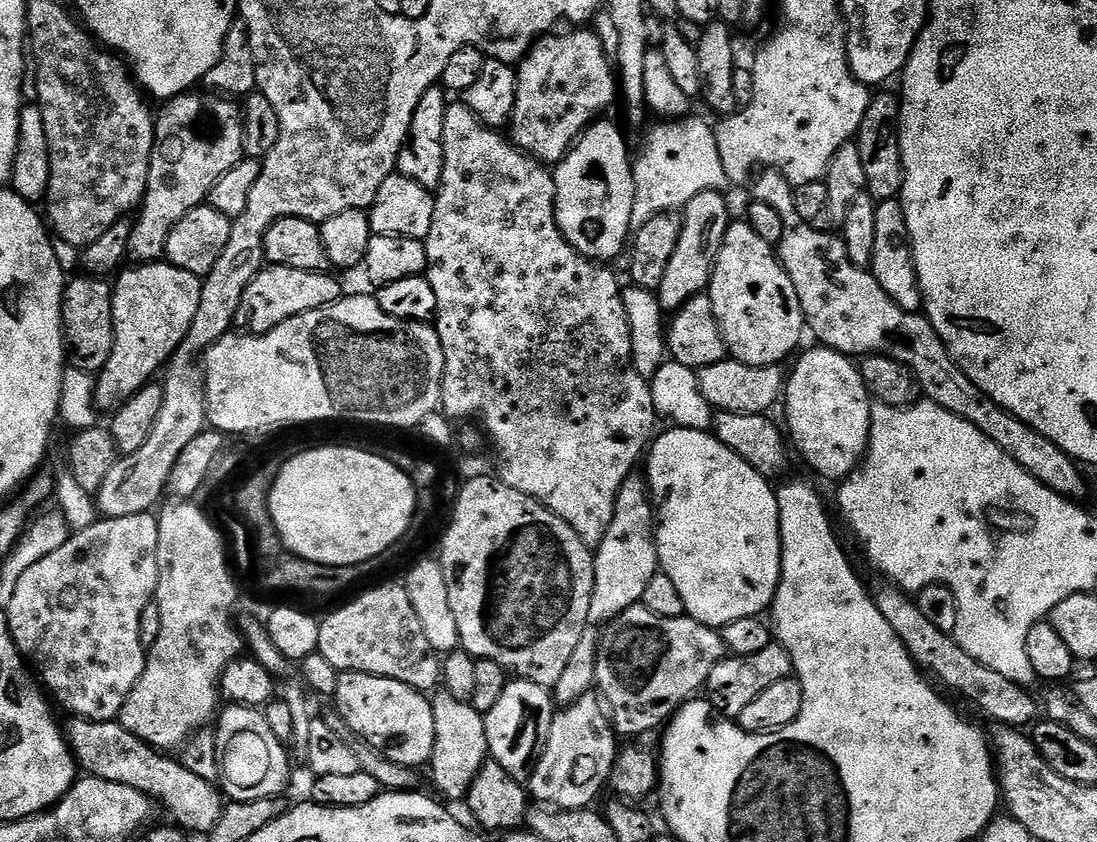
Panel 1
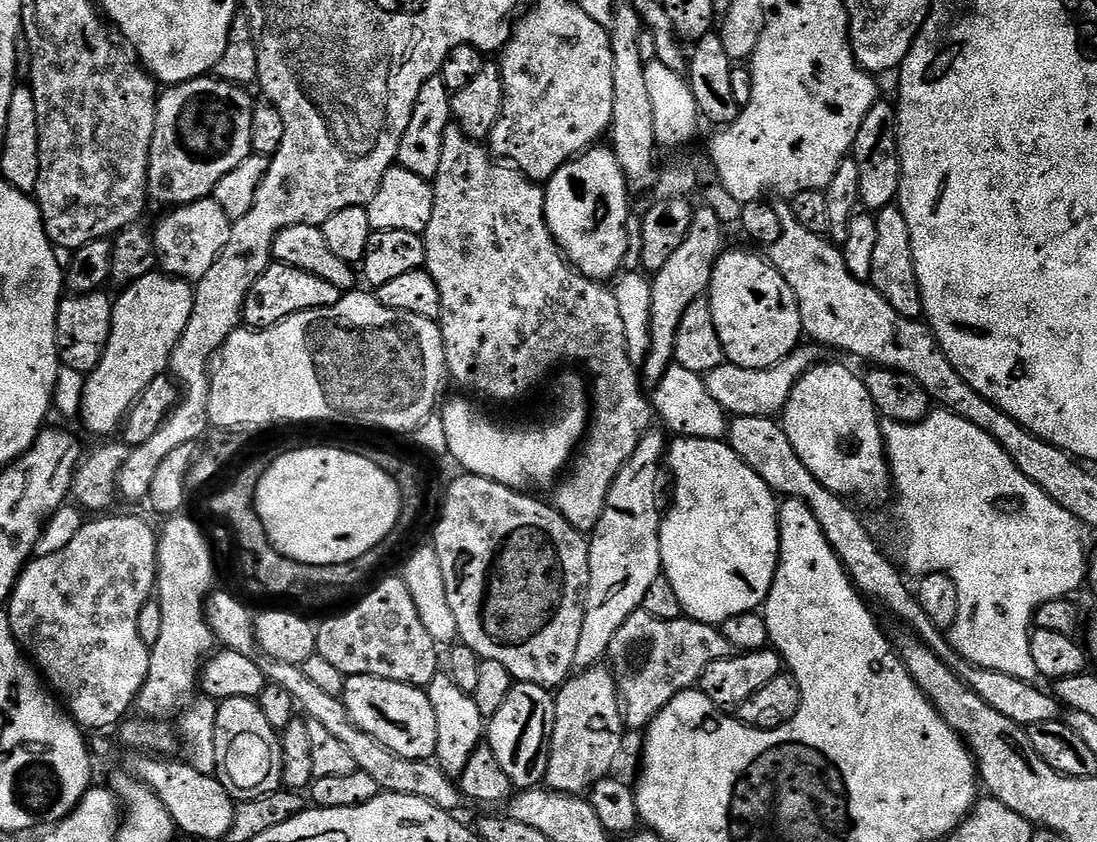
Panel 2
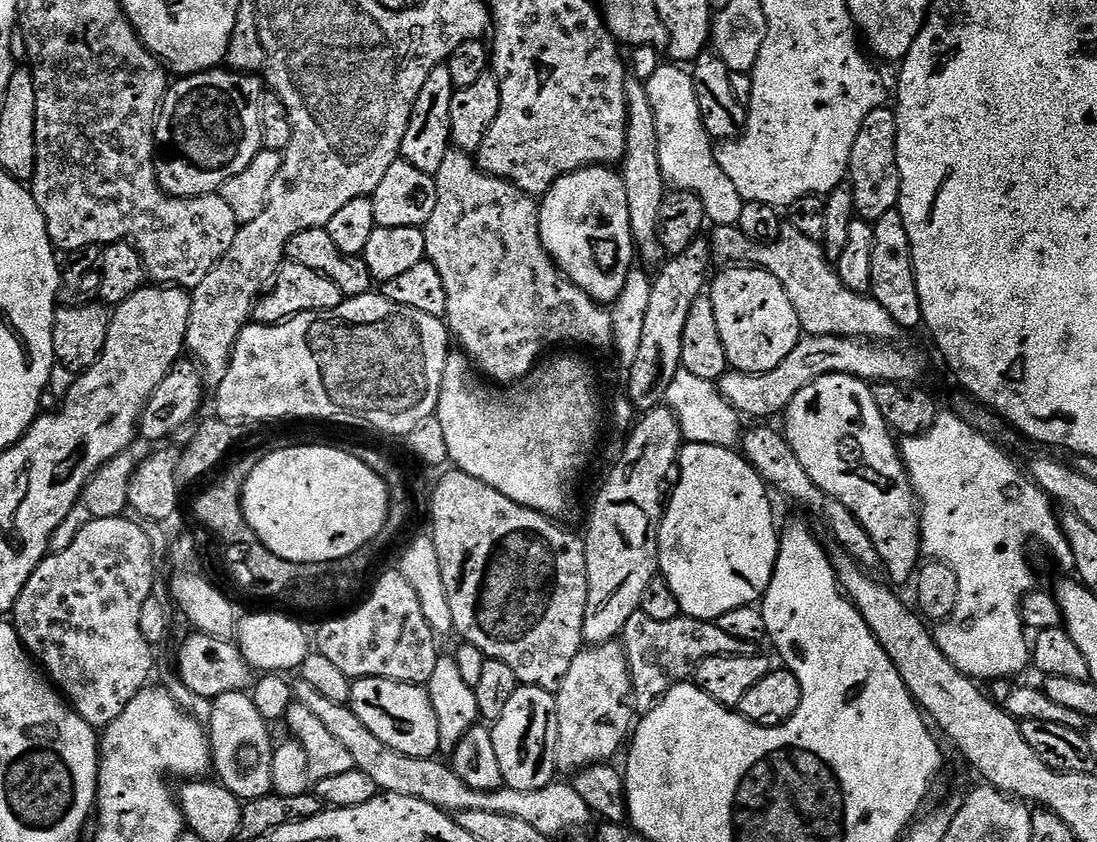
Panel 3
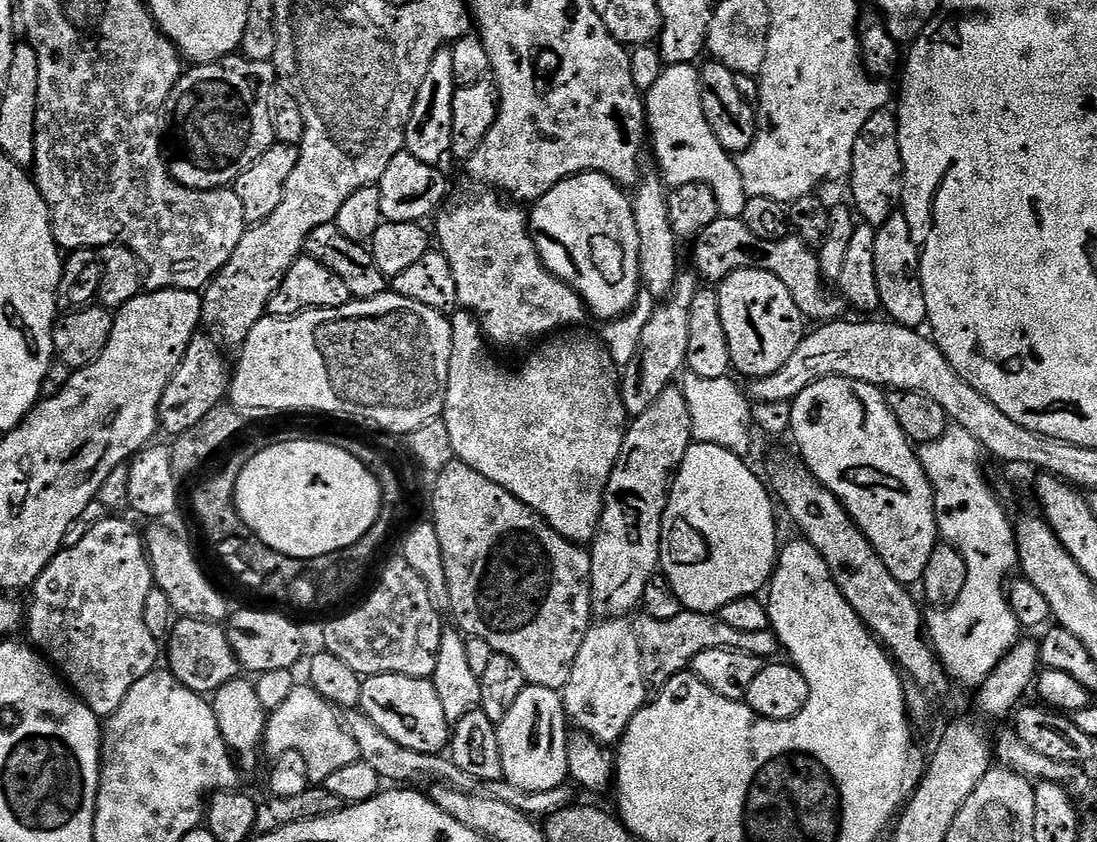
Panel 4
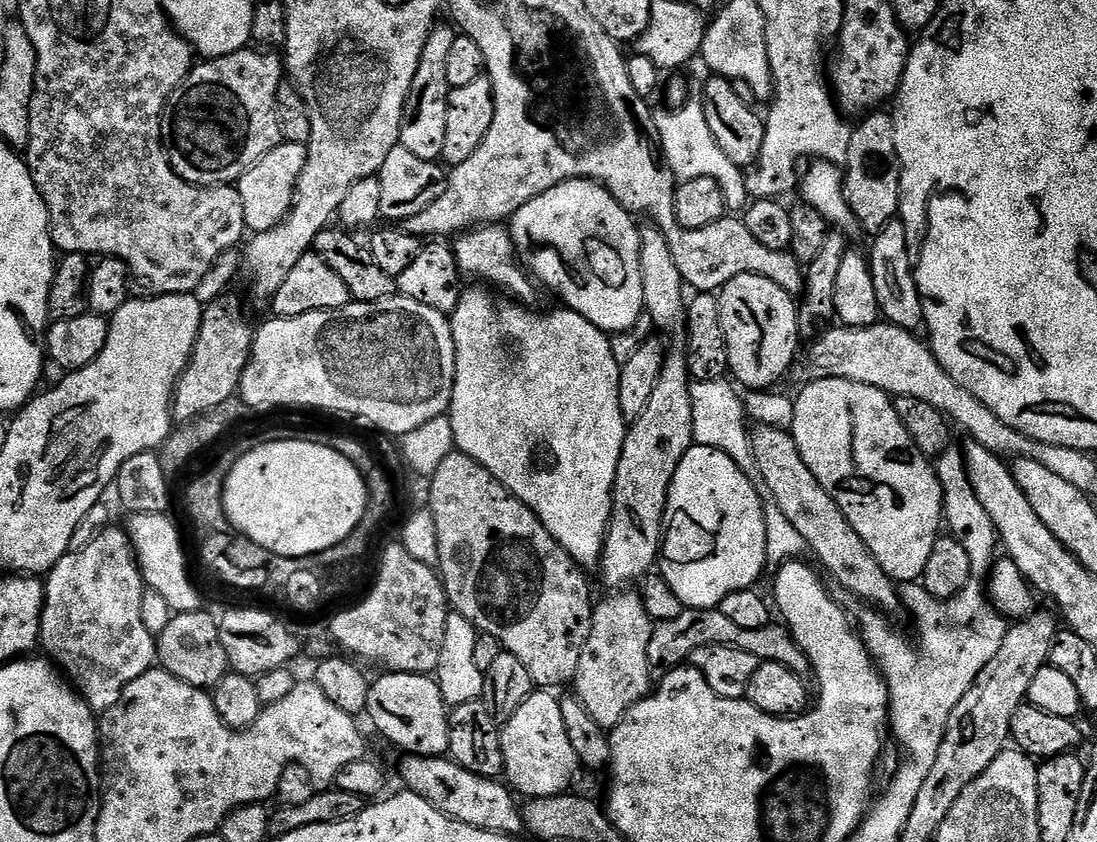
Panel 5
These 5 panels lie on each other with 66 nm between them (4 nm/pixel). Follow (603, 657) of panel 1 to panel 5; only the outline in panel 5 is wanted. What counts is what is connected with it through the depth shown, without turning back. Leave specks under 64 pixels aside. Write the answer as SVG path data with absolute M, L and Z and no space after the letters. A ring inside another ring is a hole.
M684 608L678 618L657 623L650 638L648 664L653 673L667 674L673 668L679 668L685 662L691 661L698 646L711 644L746 650L746 654L754 654L754 658L762 662L778 662L794 670L801 678L807 677L809 653L783 623L773 622L762 626L762 630L742 630L742 626L734 626L734 622L728 621L726 614L722 614L719 608Z

